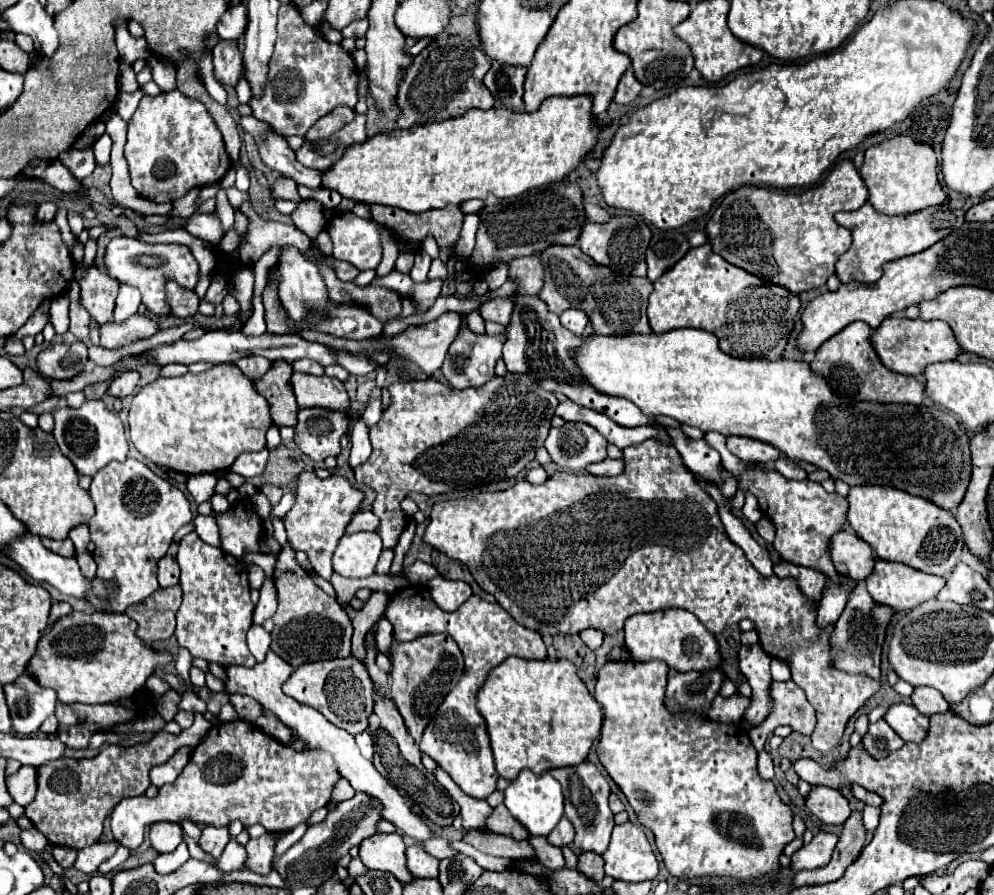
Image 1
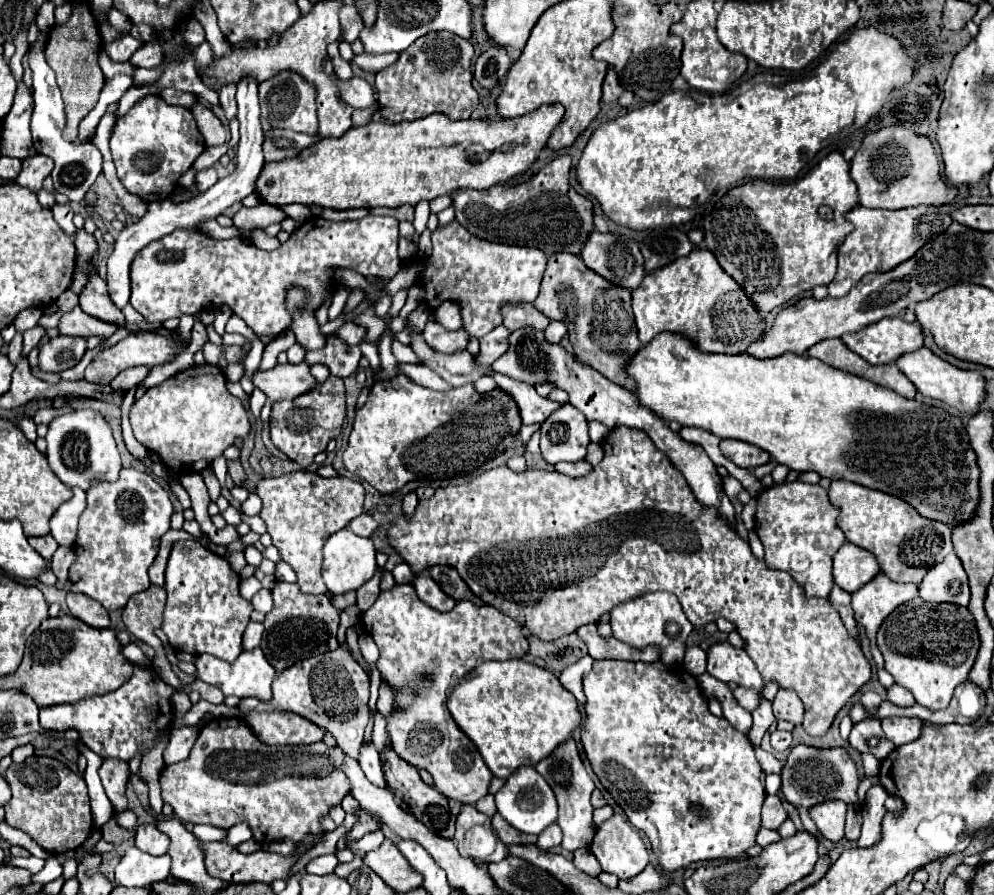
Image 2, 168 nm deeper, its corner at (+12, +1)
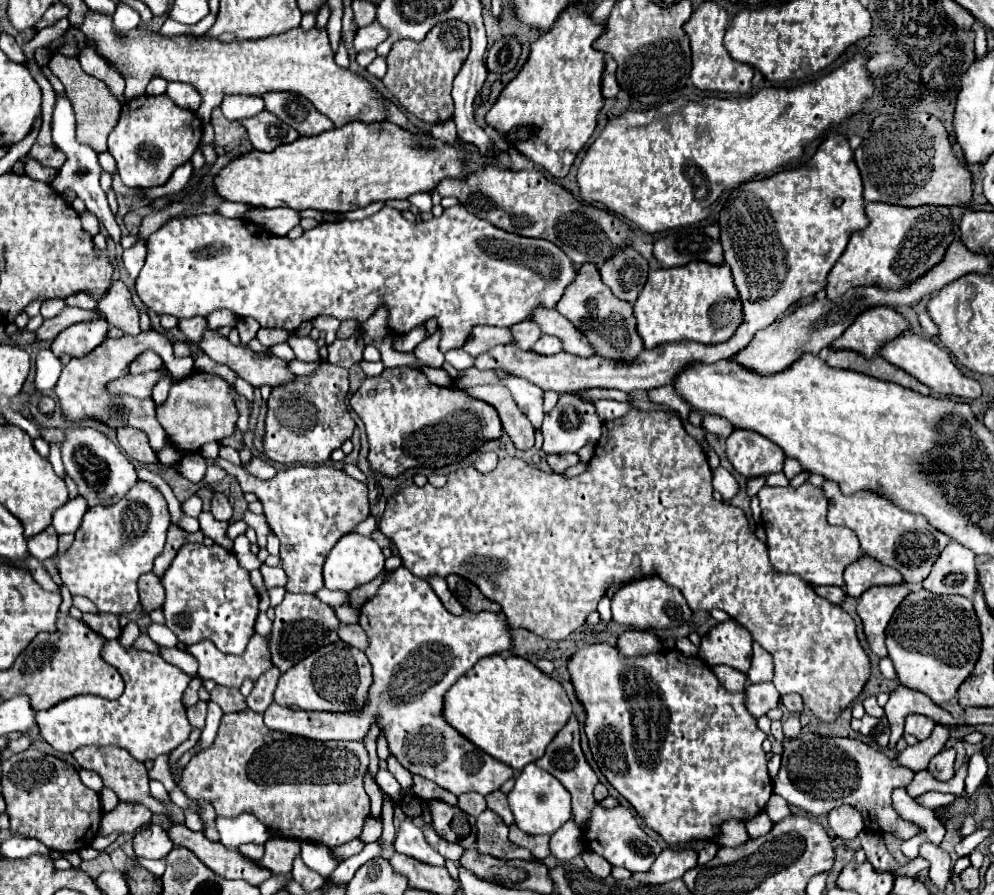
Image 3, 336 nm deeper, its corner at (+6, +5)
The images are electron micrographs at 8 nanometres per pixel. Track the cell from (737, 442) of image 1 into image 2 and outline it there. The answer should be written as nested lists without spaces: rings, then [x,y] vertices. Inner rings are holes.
[[[722,440],[720,450],[730,462],[734,462],[740,468],[748,468],[748,470],[754,470],[756,466],[770,462],[770,456],[762,448],[742,442],[742,440]]]

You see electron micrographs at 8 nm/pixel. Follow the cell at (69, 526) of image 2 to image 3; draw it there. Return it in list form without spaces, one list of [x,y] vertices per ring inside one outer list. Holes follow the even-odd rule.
[[[76,496],[74,500],[68,500],[62,508],[58,508],[54,512],[52,526],[56,528],[58,534],[76,534],[86,510],[88,510],[86,498],[84,496]]]

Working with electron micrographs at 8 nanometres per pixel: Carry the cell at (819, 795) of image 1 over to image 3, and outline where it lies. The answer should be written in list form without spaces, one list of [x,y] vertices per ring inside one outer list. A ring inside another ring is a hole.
[[[840,806],[840,808],[832,810],[828,814],[828,824],[834,830],[834,834],[840,836],[842,840],[856,838],[864,828],[864,820],[862,820],[860,812],[856,812],[856,808],[852,808],[852,806]]]

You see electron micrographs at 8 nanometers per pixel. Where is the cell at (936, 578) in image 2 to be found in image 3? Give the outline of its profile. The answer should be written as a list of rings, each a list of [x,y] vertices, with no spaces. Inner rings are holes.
[[[950,542],[922,586],[936,594],[960,594],[972,598],[976,588],[974,560],[976,556],[968,548],[958,542]]]

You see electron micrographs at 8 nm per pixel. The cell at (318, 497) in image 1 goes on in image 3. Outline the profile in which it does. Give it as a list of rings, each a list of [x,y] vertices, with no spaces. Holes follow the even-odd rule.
[[[218,458],[216,464],[236,476],[244,492],[254,492],[262,502],[264,516],[280,540],[282,568],[288,574],[286,590],[316,594],[324,588],[322,566],[328,552],[370,514],[366,484],[332,466],[294,466],[278,472],[272,480],[260,480],[244,474],[242,466],[234,466],[222,458]]]

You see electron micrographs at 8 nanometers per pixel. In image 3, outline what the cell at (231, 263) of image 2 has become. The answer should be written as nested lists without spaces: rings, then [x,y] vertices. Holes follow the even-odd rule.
[[[456,204],[452,208],[446,208],[444,214],[440,218],[432,218],[430,222],[416,222],[410,224],[400,210],[388,208],[384,206],[380,212],[376,212],[374,216],[362,220],[362,222],[350,222],[350,220],[340,220],[340,222],[322,222],[312,230],[306,230],[298,240],[290,240],[286,236],[270,236],[264,228],[260,228],[254,222],[244,222],[244,220],[228,220],[224,216],[218,214],[200,214],[200,216],[190,216],[190,218],[172,218],[168,224],[164,224],[160,230],[156,230],[150,238],[148,238],[148,256],[146,256],[146,264],[140,270],[138,278],[136,278],[136,292],[140,296],[140,300],[144,302],[148,312],[154,312],[158,316],[162,314],[170,314],[176,318],[192,318],[192,316],[208,316],[214,310],[226,308],[232,310],[238,316],[250,316],[256,322],[260,322],[260,326],[264,328],[284,328],[294,332],[304,320],[312,320],[318,316],[334,316],[338,320],[346,320],[346,318],[354,318],[358,322],[364,322],[366,318],[372,316],[372,312],[376,310],[376,306],[384,304],[390,312],[390,320],[388,326],[394,334],[406,334],[410,332],[414,326],[424,324],[428,318],[436,316],[438,318],[438,326],[442,330],[442,340],[440,340],[440,350],[448,352],[450,348],[460,348],[464,344],[464,340],[468,338],[468,332],[472,326],[478,324],[486,324],[486,326],[512,326],[516,322],[528,320],[532,308],[536,308],[538,304],[544,304],[546,308],[554,308],[556,302],[560,300],[564,288],[572,282],[572,276],[576,274],[576,266],[568,260],[568,256],[552,242],[548,240],[534,240],[534,238],[524,238],[524,236],[516,236],[510,232],[504,232],[496,226],[492,226],[486,220],[480,220],[476,216],[472,216],[462,204]]]

